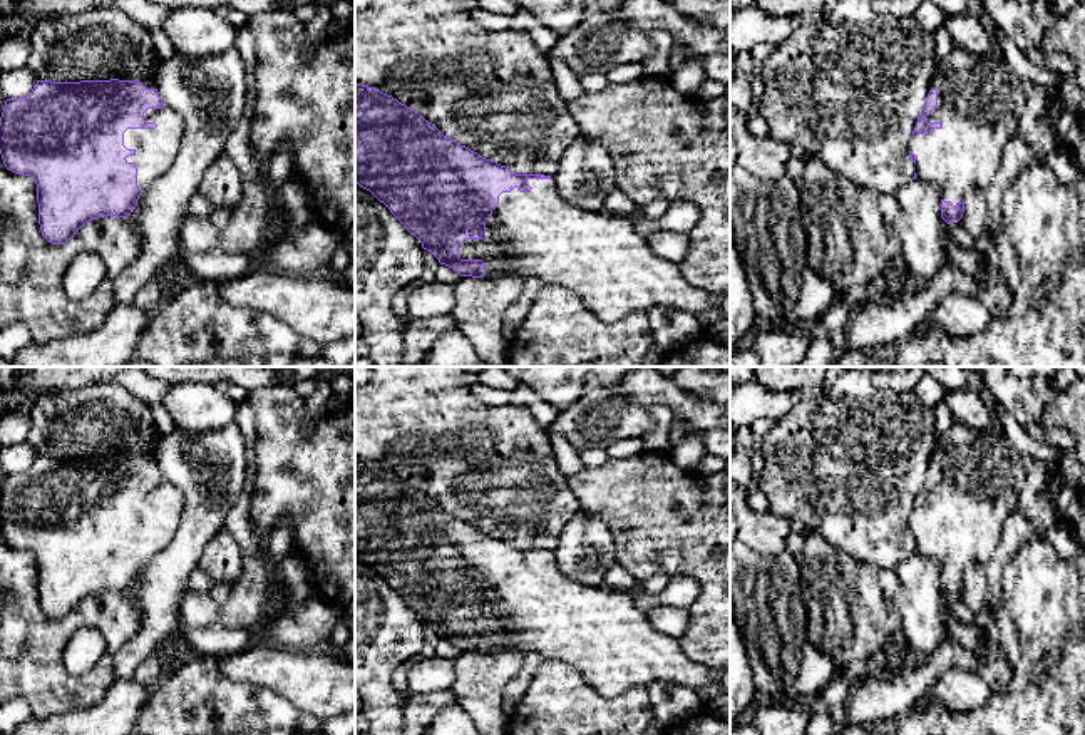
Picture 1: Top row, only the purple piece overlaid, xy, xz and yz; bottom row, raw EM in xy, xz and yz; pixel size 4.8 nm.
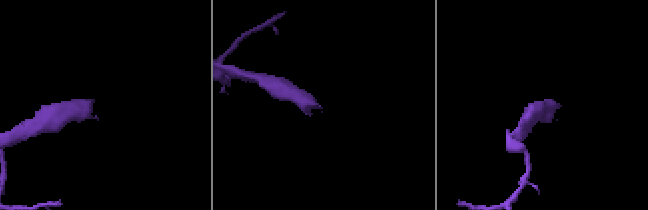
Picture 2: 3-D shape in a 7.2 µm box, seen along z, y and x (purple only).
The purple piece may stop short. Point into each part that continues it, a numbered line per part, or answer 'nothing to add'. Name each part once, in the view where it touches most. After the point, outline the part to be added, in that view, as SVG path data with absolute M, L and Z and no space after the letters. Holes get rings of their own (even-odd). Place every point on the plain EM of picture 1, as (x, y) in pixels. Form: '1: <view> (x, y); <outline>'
1: xz (600, 632); M553 553L527 554L532 563L521 568L514 563L499 571L492 593L486 598L484 614L467 614L459 623L460 635L482 635L484 653L502 650L536 651L544 658L574 666L599 695L616 698L631 688L648 688L655 681L666 681L698 690L722 685L730 693L730 670L710 668L688 658L678 638L658 631L626 591L606 586L588 586L566 578Z

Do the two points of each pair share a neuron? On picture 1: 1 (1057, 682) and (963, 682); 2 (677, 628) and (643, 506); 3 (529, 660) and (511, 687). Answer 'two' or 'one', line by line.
1: two
2: two
3: one

